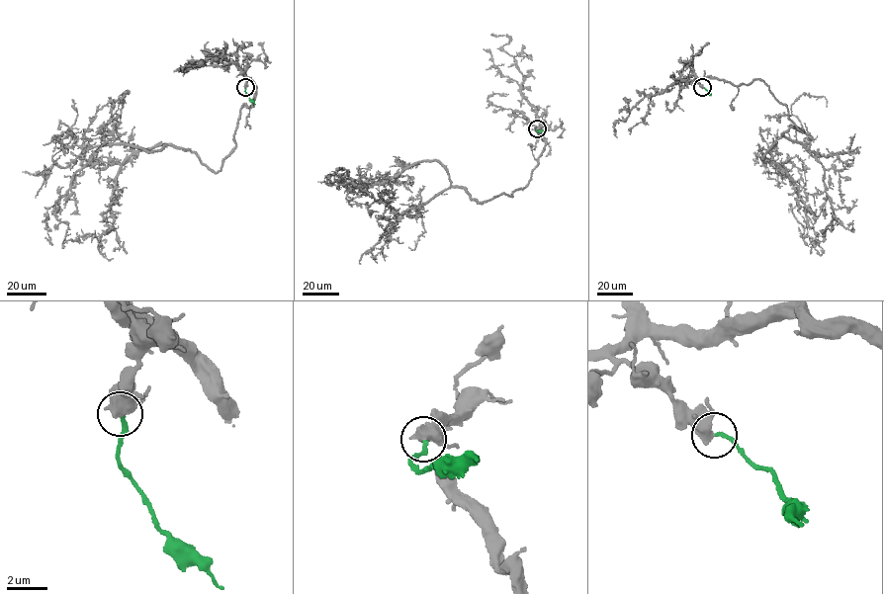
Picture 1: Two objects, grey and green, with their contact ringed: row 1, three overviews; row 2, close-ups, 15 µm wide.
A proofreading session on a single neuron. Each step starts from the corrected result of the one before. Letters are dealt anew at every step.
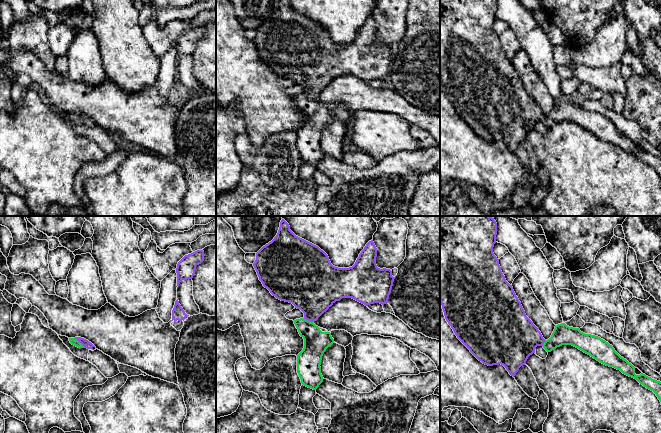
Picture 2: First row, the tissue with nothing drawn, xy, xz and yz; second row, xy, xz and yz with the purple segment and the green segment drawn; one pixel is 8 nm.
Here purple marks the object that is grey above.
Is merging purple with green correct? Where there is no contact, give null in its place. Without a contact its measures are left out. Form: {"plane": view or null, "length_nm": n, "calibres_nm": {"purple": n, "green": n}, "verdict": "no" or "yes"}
{"plane": "xy", "length_nm": 120, "calibres_nm": {"purple": 60, "green": 60}, "verdict": "yes"}

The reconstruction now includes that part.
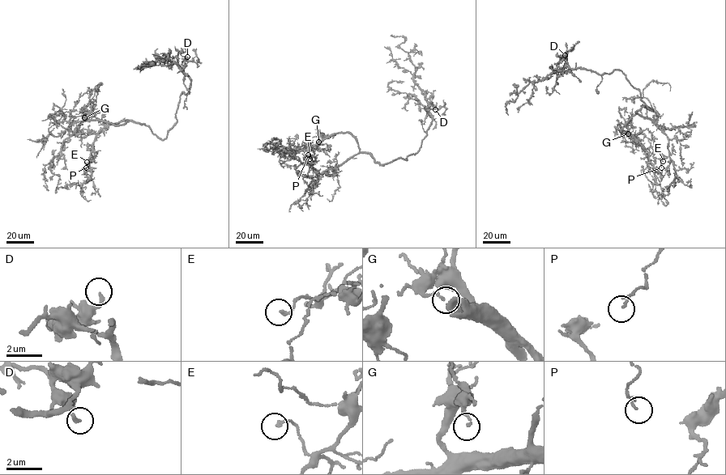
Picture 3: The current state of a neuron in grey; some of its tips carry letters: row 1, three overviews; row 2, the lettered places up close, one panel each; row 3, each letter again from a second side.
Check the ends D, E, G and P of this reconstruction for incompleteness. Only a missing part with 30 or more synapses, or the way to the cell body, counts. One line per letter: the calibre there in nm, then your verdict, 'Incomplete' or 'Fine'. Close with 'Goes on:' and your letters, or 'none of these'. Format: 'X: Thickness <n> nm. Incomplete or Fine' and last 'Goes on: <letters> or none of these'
D: Thickness 190 nm. Fine
E: Thickness 130 nm. Fine
G: Thickness 120 nm. Fine
P: Thickness 120 nm. Fine
Goes on: none of these

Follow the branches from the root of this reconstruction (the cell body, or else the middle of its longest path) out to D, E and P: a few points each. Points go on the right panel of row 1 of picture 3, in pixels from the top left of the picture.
D: (647, 107), (639, 90), (621, 71), (599, 74), (585, 69), (571, 69), (565, 55)
E: (647, 107), (652, 111), (643, 106), (636, 112), (651, 120), (666, 135), (668, 155), (663, 161)
P: (647, 107), (652, 111), (643, 106), (637, 114), (651, 120), (668, 140), (668, 155), (660, 159), (661, 167)

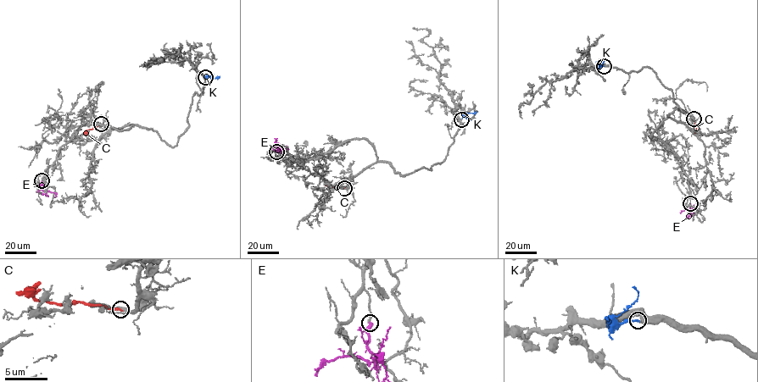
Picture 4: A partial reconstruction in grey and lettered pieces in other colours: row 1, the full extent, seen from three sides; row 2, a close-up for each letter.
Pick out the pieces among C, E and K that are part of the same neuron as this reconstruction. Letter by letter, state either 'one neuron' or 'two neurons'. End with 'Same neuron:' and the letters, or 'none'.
C: two neurons
E: two neurons
K: one neuron
Same neuron: K

